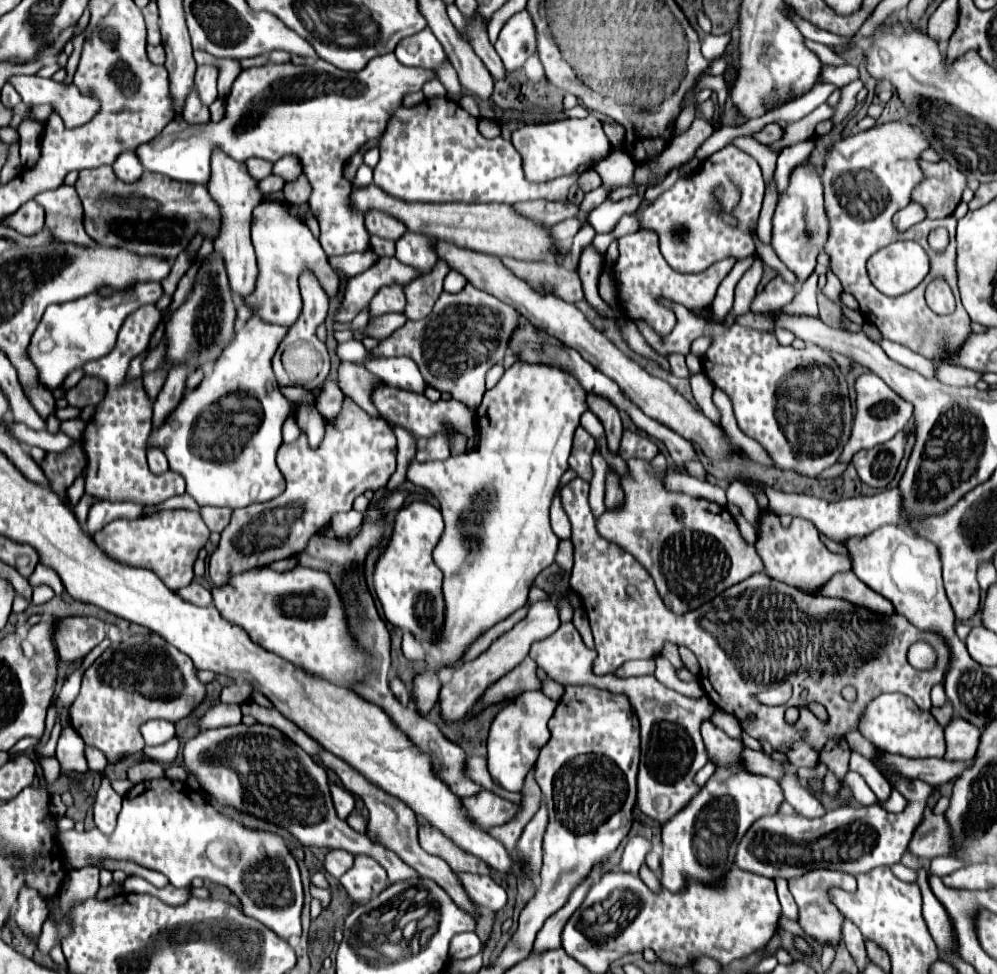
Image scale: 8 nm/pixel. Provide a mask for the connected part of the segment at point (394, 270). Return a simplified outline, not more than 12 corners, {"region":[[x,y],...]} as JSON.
{"region":[[383,257],[351,277],[337,321],[351,323],[385,285],[407,285],[421,271]]}

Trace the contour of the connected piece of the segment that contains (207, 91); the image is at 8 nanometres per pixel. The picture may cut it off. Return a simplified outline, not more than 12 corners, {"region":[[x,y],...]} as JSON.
{"region":[[197,67],[195,87],[201,103],[217,99],[217,69]]}

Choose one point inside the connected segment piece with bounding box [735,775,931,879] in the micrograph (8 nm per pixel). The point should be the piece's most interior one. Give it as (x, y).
(779, 845)

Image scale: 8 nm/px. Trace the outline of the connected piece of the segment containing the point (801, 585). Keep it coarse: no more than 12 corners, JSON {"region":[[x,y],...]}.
{"region":[[763,509],[755,549],[765,573],[817,595],[851,561],[815,525],[783,527]]}

